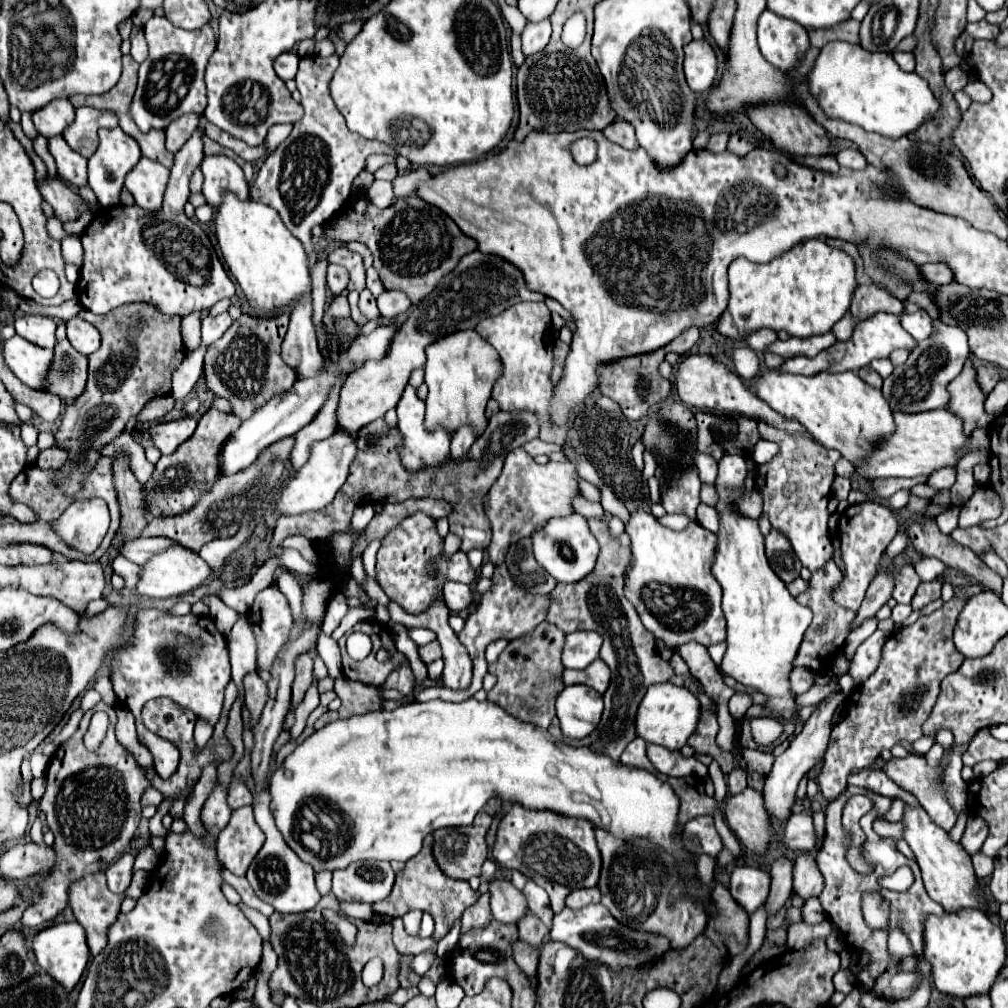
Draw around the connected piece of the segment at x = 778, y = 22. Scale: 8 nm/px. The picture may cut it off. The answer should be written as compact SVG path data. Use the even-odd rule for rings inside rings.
M771 11L761 13L757 37L761 55L781 71L791 71L809 49L807 31Z

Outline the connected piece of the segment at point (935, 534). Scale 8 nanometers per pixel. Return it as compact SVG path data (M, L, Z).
M911 495L909 503L907 503L907 507L905 507L907 531L909 531L909 537L911 537L913 545L915 545L915 549L921 551L921 553L927 555L927 557L937 557L937 559L941 559L945 565L949 565L949 567L953 567L953 569L957 569L957 571L963 571L963 573L975 577L985 589L991 589L993 593L1001 595L1003 579L1001 579L995 571L989 571L989 567L985 567L985 563L983 563L981 559L977 559L977 555L975 555L969 547L963 547L963 545L959 545L957 541L953 541L951 535L941 533L939 527L937 527L937 523L935 523L933 519L923 517L923 511L925 511L927 505L929 505L929 499L921 499L921 497L913 497L913 495Z

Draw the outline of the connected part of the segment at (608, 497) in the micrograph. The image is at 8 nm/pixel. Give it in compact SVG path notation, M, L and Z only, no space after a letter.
M603 485L603 489L601 489L601 497L603 497L601 505L603 505L603 509L605 509L609 515L619 517L623 523L629 521L629 511L627 511L625 505L613 495L613 491L609 489L609 485Z

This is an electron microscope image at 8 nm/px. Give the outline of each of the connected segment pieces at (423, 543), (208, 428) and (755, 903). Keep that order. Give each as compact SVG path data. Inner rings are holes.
M415 513L403 519L393 531L389 531L381 539L381 549L377 553L377 565L375 565L377 583L391 601L397 601L407 613L417 615L421 611L427 611L433 599L443 597L445 581L457 581L467 585L477 581L477 571L471 569L467 555L463 551L457 551L455 555L449 557L449 561L451 559L453 559L453 575L447 575L449 563L447 557L443 555L443 537L437 533L435 519L425 513Z
M211 407L199 419L195 433L185 443L179 445L177 453L161 457L157 461L151 479L145 483L145 501L147 501L151 517L181 515L181 511L189 511L189 507L193 507L193 503L197 503L197 499L205 495L205 491L209 491L213 483L217 483L217 479L221 477L217 457L221 453L223 443L239 425L241 421L235 415L221 413Z
M739 865L731 873L729 891L741 907L745 907L749 913L753 913L761 903L765 903L765 899L769 895L769 885L771 885L771 877L767 873L763 873L761 869L749 867L749 865L743 865L743 867Z

